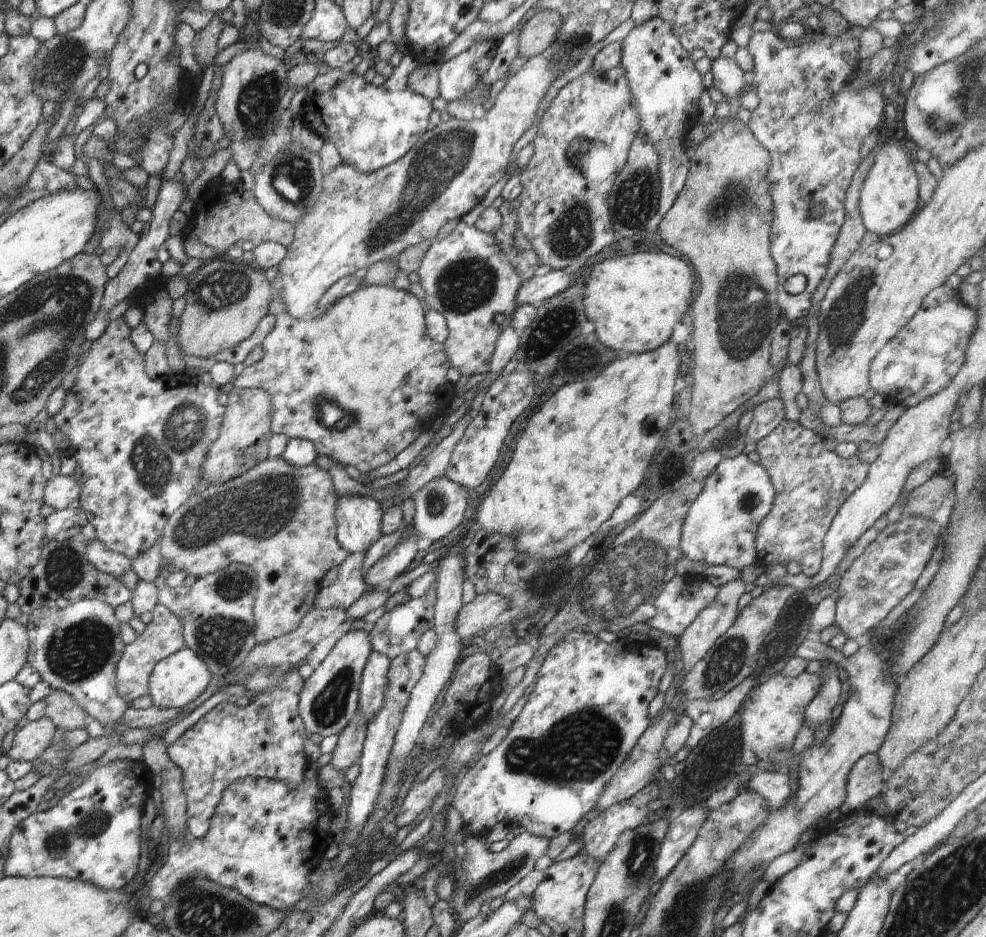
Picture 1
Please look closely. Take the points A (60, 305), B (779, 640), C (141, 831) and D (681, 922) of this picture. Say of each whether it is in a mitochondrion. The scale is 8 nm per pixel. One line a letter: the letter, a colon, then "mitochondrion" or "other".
A: mitochondrion
B: mitochondrion
C: other
D: mitochondrion

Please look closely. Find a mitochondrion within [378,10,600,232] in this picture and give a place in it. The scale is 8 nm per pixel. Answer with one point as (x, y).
(576, 39)

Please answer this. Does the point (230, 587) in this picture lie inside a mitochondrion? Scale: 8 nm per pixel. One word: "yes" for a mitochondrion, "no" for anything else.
yes

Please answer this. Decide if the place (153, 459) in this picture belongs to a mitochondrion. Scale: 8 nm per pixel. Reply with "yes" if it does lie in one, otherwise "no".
yes

